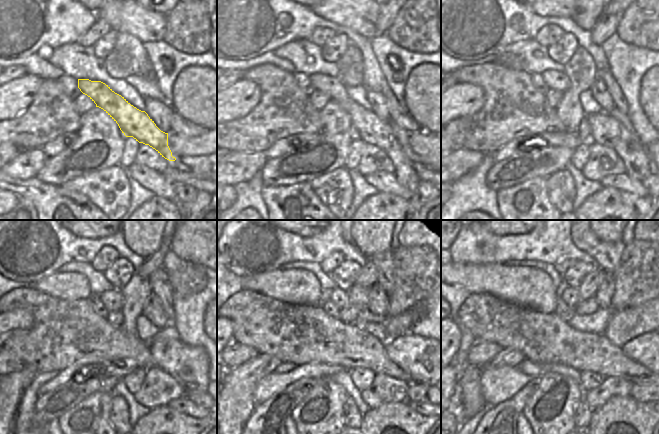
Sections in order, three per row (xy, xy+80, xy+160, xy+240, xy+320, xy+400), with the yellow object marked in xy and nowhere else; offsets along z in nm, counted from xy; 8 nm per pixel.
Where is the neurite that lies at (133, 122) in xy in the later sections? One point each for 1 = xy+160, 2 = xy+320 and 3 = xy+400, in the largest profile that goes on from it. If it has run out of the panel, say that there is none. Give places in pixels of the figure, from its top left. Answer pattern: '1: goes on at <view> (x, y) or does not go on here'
1: goes on at xy+160 (604, 129)
2: goes on at xy+320 (420, 358)
3: goes on at xy+400 (644, 349)

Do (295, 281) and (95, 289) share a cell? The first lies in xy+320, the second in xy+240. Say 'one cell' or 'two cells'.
two cells

